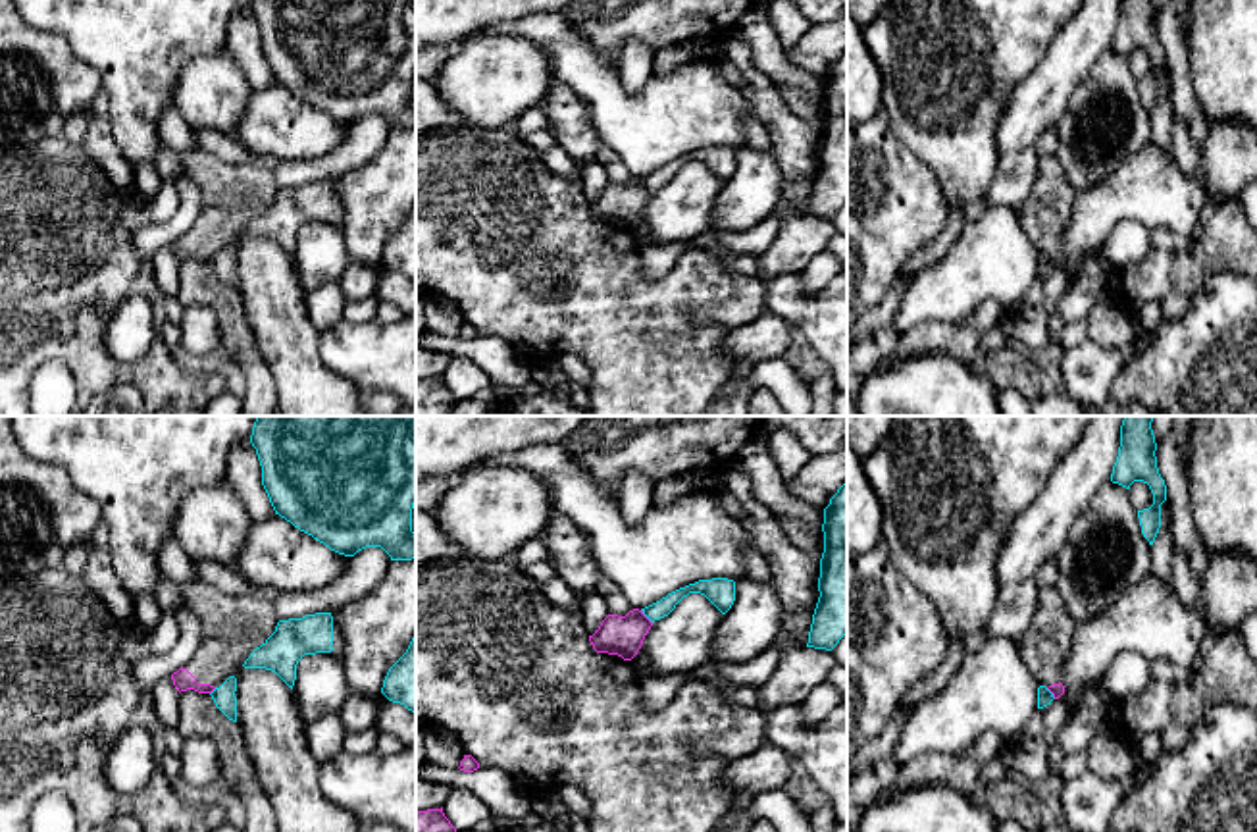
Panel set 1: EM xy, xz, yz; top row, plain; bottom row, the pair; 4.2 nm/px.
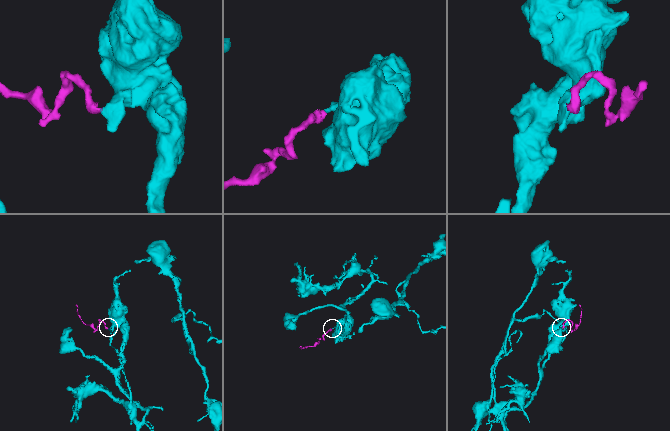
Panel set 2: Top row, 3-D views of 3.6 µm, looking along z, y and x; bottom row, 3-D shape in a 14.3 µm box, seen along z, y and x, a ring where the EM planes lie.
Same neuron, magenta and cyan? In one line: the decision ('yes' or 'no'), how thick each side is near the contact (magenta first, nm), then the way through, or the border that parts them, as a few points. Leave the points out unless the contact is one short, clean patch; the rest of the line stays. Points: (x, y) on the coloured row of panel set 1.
no; 170 nm thick on the magenta side, 70 nm on the other; border along xz (641, 609), (651, 623)

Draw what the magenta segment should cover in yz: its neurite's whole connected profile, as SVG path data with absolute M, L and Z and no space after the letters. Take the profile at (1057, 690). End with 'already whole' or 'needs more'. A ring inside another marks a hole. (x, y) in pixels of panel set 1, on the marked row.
M1057 587L1041 589L1028 628L1016 639L1018 653L1039 686L1055 699L1065 693L1063 666L1072 647L1076 622Z; needs more

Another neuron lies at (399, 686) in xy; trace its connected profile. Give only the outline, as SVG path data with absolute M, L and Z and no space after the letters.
M416 634L406 653L389 668L381 693L416 715Z

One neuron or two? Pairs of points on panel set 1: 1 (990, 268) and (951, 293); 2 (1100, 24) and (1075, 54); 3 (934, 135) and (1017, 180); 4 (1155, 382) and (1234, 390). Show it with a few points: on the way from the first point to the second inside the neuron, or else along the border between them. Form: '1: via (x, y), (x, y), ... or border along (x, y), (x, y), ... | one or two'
1: via (980, 268), (961, 284) | one
2: via (1092, 31), (1077, 47) | one
3: border along (1001, 155), (996, 176), (982, 197) | two
4: via (1175, 382), (1215, 382) | one

